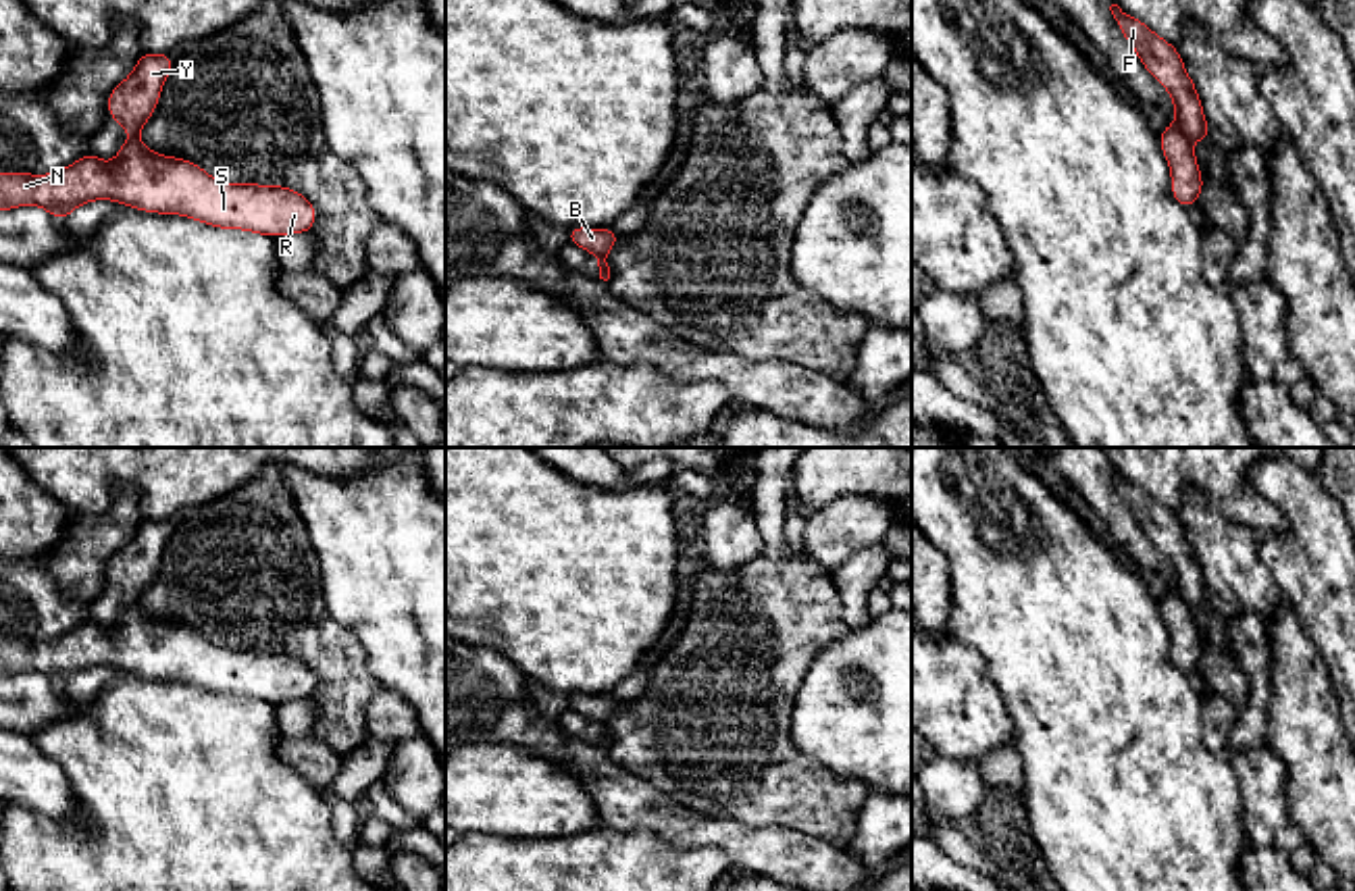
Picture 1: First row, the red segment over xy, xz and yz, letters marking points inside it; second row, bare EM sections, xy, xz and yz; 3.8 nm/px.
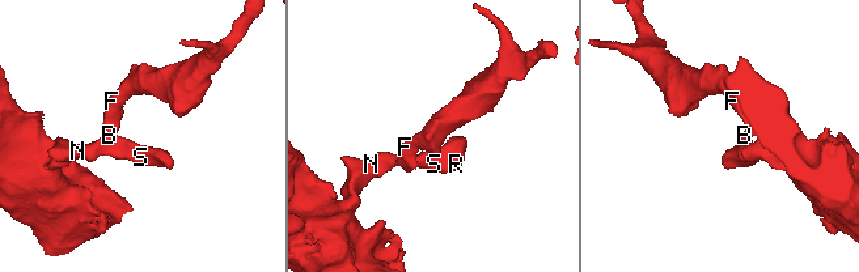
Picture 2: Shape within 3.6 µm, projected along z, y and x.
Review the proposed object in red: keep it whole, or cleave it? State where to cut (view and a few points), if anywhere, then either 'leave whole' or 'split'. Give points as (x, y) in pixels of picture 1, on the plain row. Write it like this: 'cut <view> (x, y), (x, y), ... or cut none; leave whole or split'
cut yz (1174, 592), (1189, 608); split

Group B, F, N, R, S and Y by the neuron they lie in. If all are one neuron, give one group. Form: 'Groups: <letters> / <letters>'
Groups: B N R S / F Y

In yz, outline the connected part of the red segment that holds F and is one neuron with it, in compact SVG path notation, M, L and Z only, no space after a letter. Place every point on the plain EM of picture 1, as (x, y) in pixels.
M1118 470L1109 473L1124 504L1132 510L1145 535L1170 558L1176 575L1176 593L1188 608L1209 606L1209 591L1193 545L1176 512L1153 500L1143 487L1126 481Z

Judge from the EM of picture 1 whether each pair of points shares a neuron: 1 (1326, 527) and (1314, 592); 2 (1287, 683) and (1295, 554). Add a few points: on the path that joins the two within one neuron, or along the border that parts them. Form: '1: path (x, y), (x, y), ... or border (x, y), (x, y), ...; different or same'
1: path (1318, 544), (1318, 575); same
2: border (1287, 600), (1306, 635), (1316, 646); different

